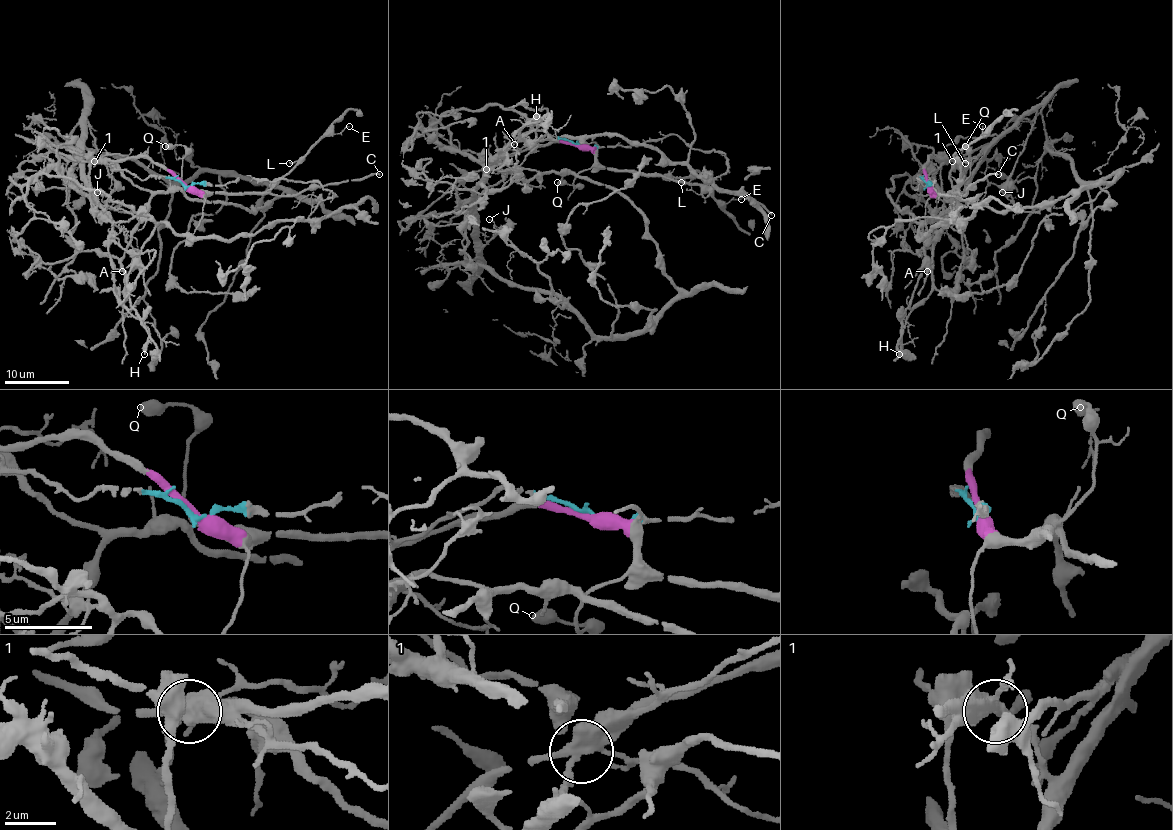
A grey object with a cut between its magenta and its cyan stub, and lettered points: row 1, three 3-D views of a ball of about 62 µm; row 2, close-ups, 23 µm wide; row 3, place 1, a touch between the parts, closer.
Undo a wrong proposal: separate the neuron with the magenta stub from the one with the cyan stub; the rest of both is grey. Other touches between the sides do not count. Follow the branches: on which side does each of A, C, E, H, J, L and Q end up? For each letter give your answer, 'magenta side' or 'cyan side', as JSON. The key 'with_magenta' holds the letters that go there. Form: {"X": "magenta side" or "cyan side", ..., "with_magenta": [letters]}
{"A": "cyan side", "C": "magenta side", "E": "magenta side", "H": "cyan side", "J": "cyan side", "L": "magenta side", "Q": "magenta side", "with_magenta": ["C", "E", "L", "Q"]}

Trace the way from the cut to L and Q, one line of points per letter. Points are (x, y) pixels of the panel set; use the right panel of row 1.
L: (927, 185), (934, 193), (948, 195), (956, 191), (960, 164), (964, 162)
Q: (927, 185), (937, 195), (950, 195), (969, 175), (971, 149), (968, 145), (964, 146)

